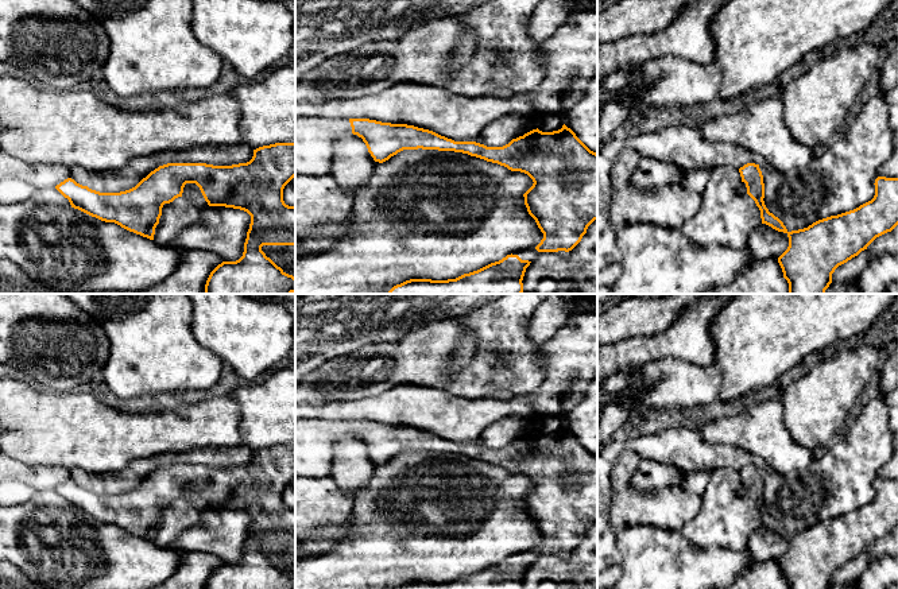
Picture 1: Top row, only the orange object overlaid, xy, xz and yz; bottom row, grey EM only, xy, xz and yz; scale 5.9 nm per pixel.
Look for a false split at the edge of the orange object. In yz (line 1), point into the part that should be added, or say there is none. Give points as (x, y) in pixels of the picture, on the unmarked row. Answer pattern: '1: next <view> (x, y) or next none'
1: next none

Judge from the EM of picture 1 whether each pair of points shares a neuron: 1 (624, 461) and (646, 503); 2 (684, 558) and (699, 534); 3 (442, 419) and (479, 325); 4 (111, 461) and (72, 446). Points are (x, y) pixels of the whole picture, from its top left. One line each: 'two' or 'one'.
1: one
2: two
3: two
4: one

